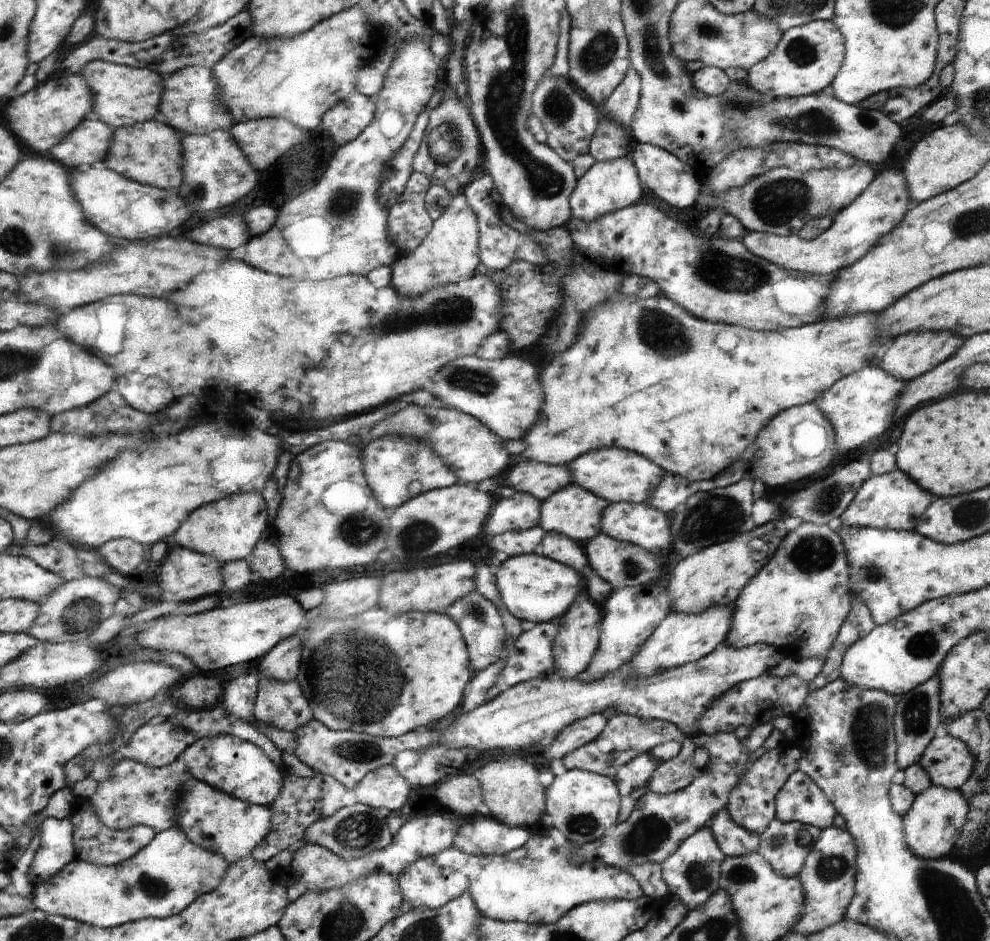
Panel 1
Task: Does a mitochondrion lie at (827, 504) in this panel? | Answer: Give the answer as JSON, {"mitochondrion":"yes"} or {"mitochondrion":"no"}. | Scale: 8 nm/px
{"mitochondrion":"yes"}

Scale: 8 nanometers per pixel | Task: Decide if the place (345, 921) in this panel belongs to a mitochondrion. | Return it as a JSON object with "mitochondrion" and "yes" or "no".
{"mitochondrion":"yes"}

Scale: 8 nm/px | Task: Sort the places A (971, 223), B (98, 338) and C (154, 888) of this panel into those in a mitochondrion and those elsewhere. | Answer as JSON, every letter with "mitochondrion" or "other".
{"A":"mitochondrion","B":"other","C":"mitochondrion"}

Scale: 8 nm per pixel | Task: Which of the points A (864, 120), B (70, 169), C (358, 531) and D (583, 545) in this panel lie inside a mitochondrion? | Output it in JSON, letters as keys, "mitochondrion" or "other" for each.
{"A":"mitochondrion","B":"other","C":"mitochondrion","D":"other"}

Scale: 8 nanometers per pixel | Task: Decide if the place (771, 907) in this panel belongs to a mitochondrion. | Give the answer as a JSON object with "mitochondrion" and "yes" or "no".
{"mitochondrion":"no"}

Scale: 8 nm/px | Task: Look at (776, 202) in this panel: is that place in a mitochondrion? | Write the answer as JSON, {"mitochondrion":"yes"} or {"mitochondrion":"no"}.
{"mitochondrion":"yes"}

